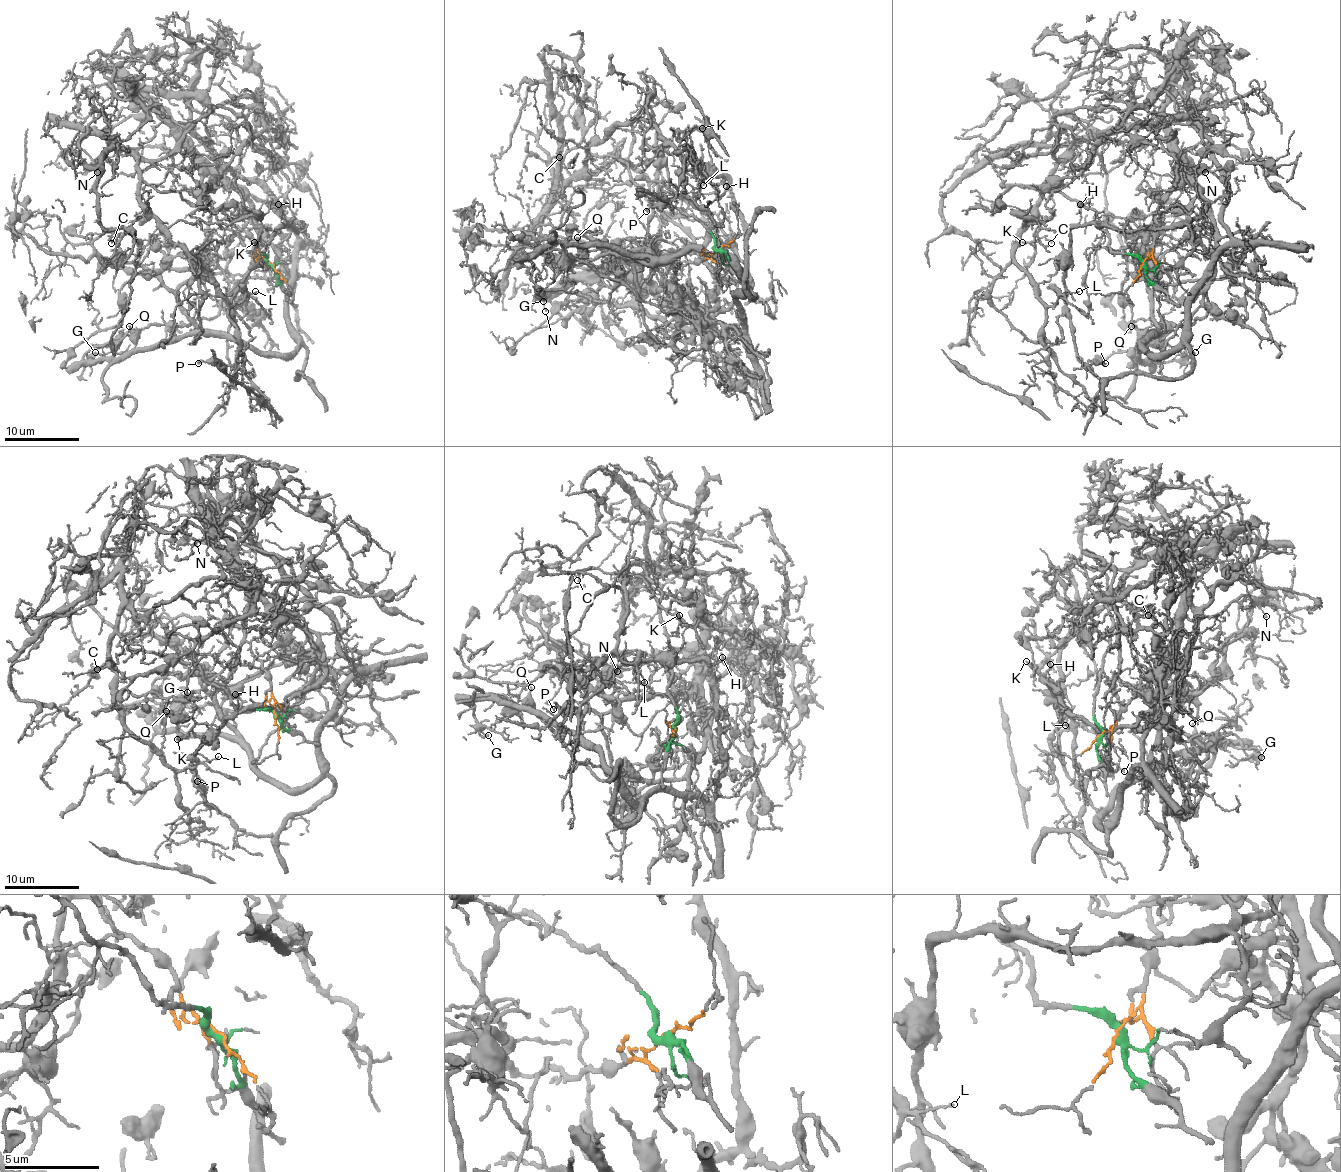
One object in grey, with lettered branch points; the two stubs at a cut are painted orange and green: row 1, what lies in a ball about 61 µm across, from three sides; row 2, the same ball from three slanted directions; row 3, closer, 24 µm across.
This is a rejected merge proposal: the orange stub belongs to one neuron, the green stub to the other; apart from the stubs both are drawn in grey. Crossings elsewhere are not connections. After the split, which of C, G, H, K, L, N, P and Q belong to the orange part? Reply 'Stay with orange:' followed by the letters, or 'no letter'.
Stay with orange: G, H, N, P, Q

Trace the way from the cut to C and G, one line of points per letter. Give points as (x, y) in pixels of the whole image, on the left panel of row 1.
C: (273, 264), (263, 254), (252, 254), (237, 236), (177, 191), (145, 183), (140, 185), (144, 211), (112, 243)
G: (273, 264), (215, 211), (198, 267), (205, 288), (192, 322), (202, 331), (84, 363), (95, 351)

